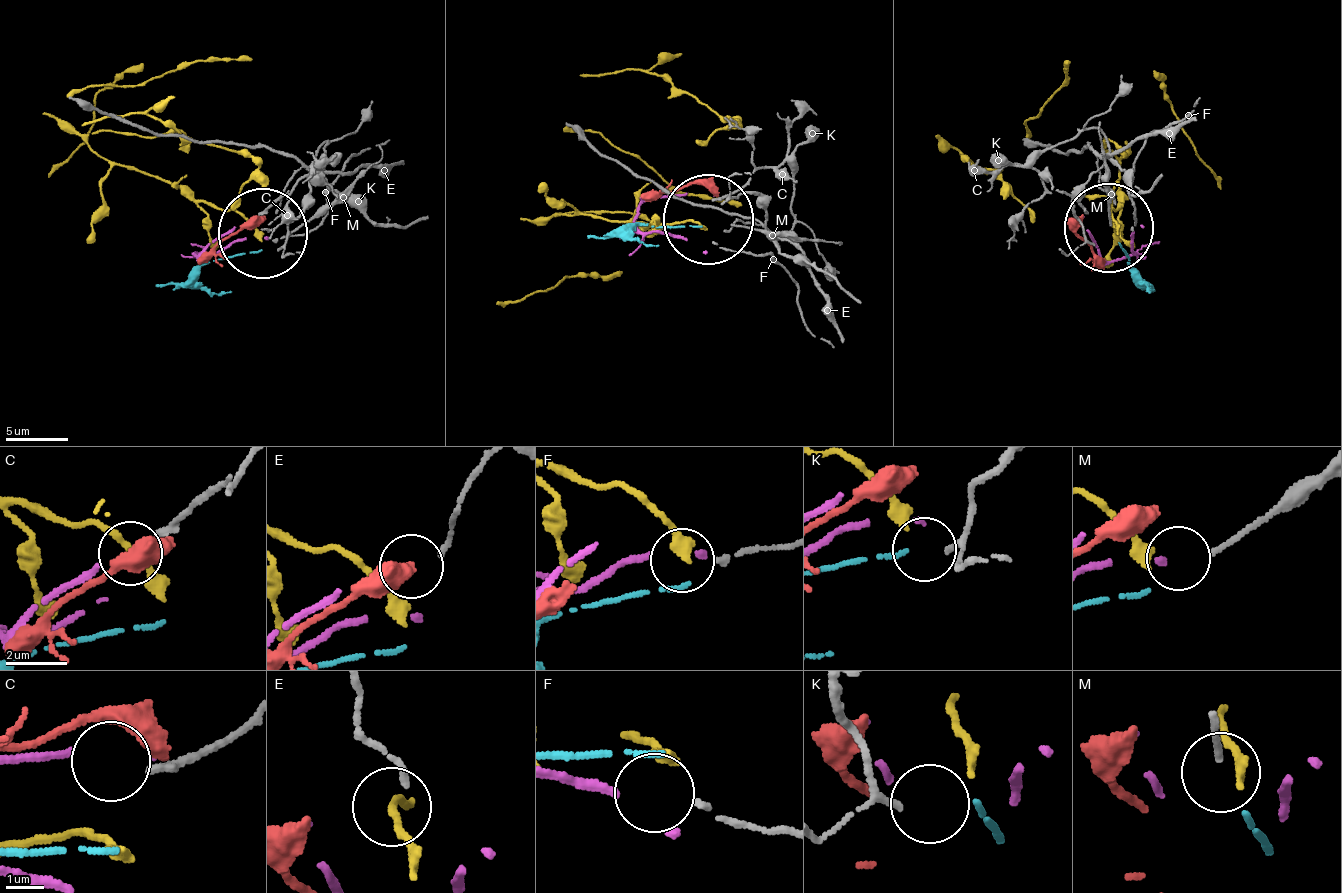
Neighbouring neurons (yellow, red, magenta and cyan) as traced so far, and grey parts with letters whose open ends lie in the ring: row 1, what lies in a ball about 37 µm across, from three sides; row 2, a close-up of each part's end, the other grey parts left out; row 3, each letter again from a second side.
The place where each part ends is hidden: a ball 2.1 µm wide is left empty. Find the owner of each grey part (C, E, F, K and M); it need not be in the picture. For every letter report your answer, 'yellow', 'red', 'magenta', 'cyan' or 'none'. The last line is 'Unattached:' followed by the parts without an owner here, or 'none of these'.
C: none
E: none
F: none
K: none
M: yellow
Unattached: C, E, F, K

